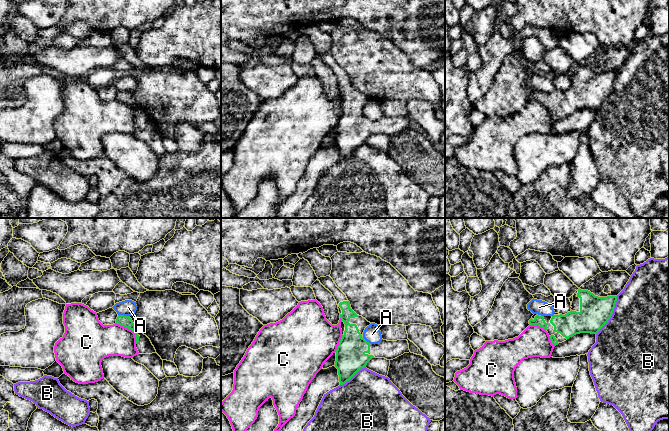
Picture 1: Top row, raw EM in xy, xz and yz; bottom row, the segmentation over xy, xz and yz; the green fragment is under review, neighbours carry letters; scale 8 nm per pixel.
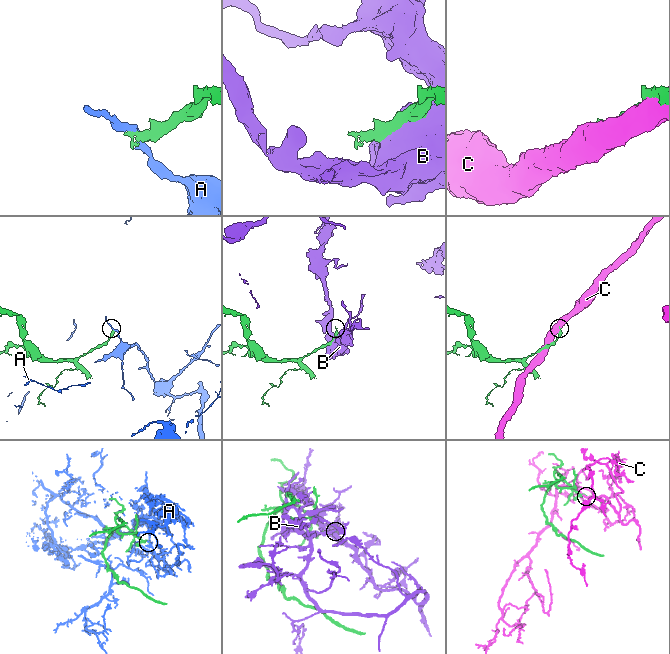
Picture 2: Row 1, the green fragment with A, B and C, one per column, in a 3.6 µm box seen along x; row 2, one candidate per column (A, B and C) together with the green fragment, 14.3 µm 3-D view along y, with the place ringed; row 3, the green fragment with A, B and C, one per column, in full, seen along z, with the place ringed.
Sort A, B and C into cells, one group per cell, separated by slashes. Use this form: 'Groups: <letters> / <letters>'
Groups: A / B / C

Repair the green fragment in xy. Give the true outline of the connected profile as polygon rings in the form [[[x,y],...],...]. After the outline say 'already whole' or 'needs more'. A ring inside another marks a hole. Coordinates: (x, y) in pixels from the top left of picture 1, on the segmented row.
[[[118,315],[118,317],[116,319],[116,323],[132,330],[135,333],[136,348],[137,348],[139,354],[156,353],[156,350],[155,350],[154,346],[152,345],[150,339],[146,335],[144,335],[141,332],[138,332],[135,329],[135,325],[134,325],[132,319],[130,318],[130,316]]]; needs more

